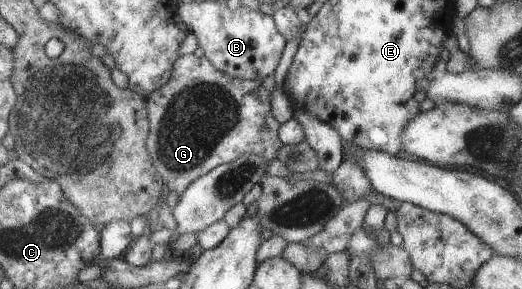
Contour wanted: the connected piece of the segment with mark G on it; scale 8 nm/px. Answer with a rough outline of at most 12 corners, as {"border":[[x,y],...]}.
{"border":[[180,56],[146,99],[147,150],[181,194],[243,154],[277,159],[274,75]]}

